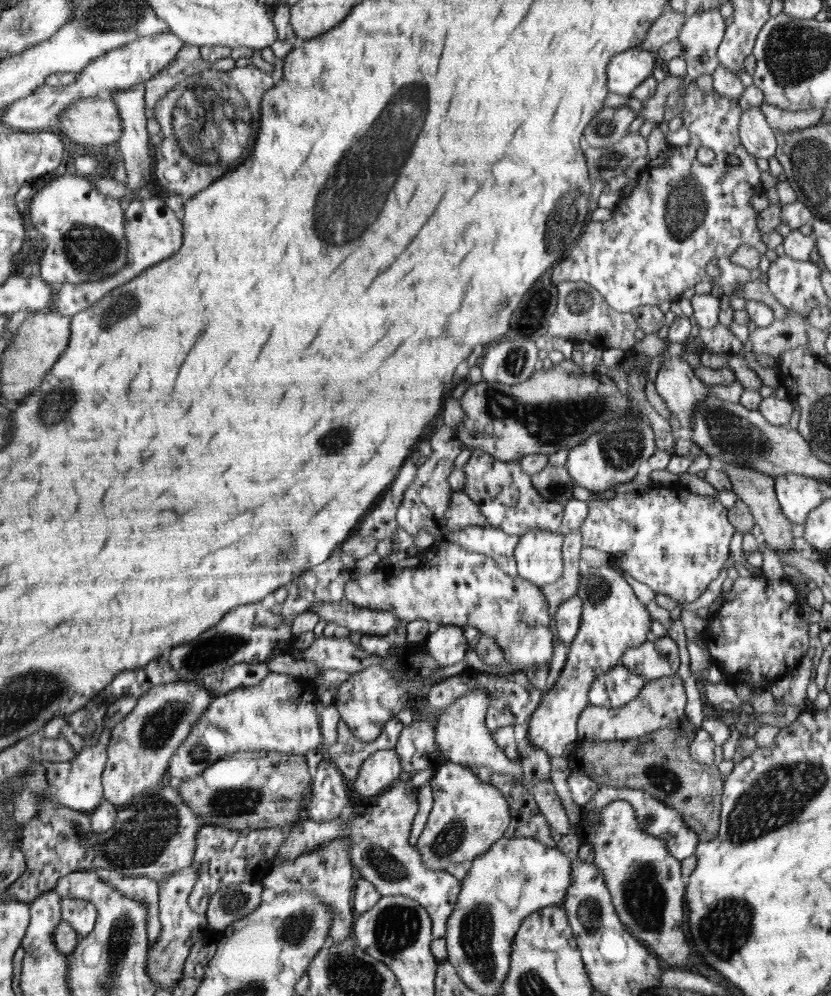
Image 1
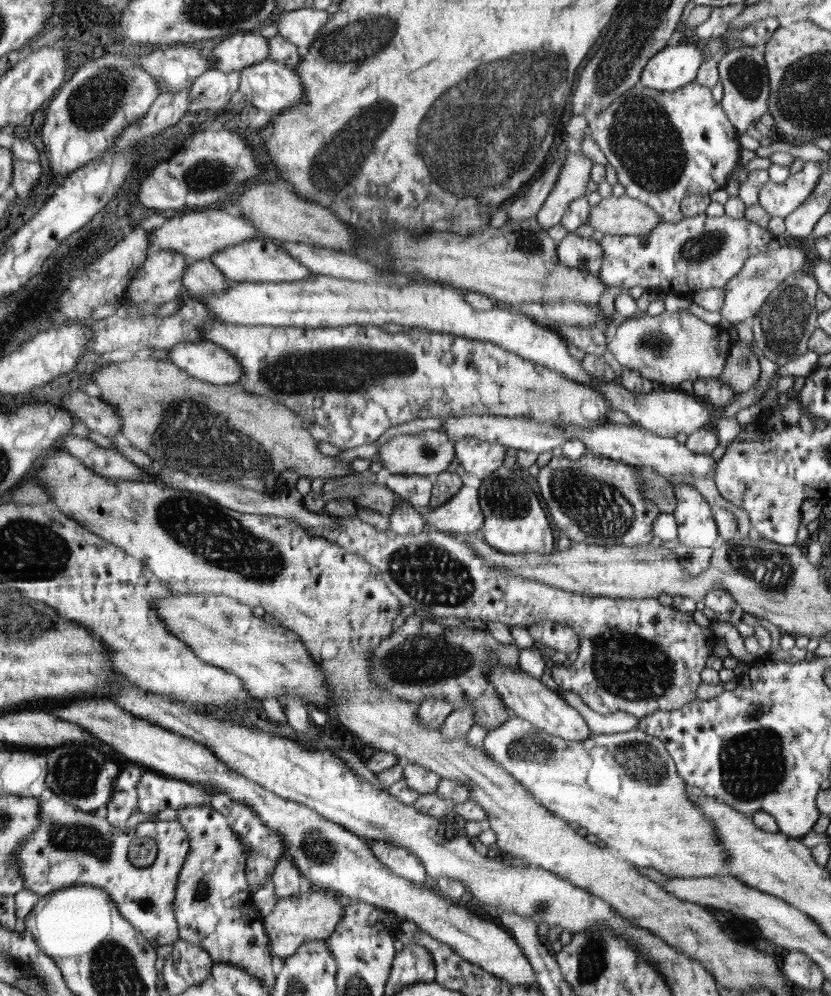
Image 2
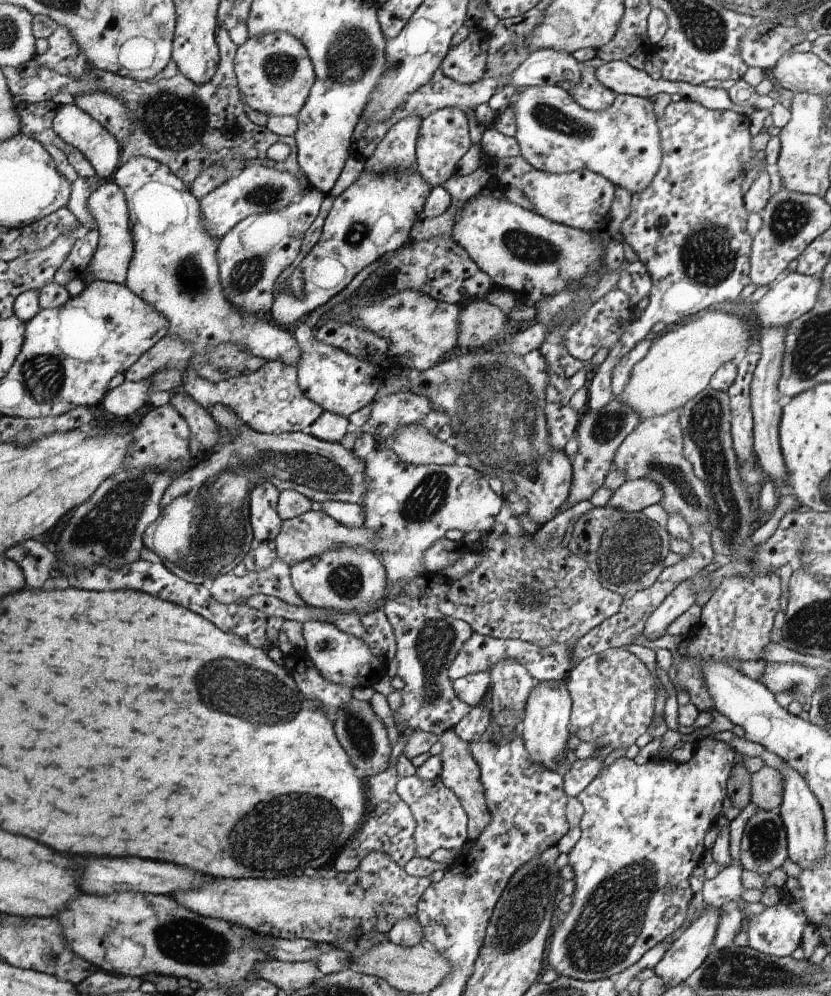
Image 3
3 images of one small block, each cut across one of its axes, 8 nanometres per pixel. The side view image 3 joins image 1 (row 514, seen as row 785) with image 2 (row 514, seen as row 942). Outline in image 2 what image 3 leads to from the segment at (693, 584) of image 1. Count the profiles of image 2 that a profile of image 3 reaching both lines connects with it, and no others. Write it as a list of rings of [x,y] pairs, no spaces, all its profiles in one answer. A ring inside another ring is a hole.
[[[586,451],[580,460],[569,460],[562,456],[552,458],[538,474],[540,492],[544,496],[544,503],[548,505],[548,513],[558,531],[566,533],[571,541],[586,542],[606,547],[608,545],[644,545],[652,540],[652,523],[658,514],[662,514],[659,506],[642,495],[642,470],[620,464],[610,458]]]

